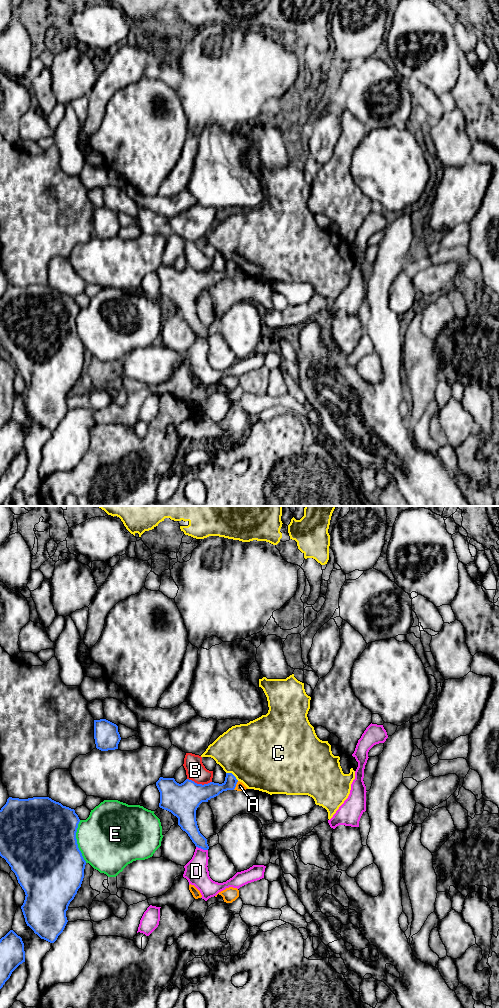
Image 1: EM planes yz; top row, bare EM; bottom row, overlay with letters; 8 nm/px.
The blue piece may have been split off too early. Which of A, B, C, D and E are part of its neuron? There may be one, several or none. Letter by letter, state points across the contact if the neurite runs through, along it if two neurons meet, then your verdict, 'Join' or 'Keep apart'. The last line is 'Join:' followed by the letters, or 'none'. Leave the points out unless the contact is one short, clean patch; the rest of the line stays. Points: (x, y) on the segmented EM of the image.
A: Boundary: yz (238, 781), (233, 789). Keep apart
B: Keep apart
C: Keep apart
D: Keep apart
E: Keep apart
Join: none

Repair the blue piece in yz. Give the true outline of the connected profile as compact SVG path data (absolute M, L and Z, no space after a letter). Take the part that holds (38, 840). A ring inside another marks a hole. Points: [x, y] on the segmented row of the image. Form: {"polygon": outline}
{"polygon": "M9 797L0 810L0 856L15 873L25 892L21 906L25 922L41 939L54 943L68 920L66 911L84 878L86 861L78 848L76 832L80 819L74 809L63 806L49 797L19 799Z"}

